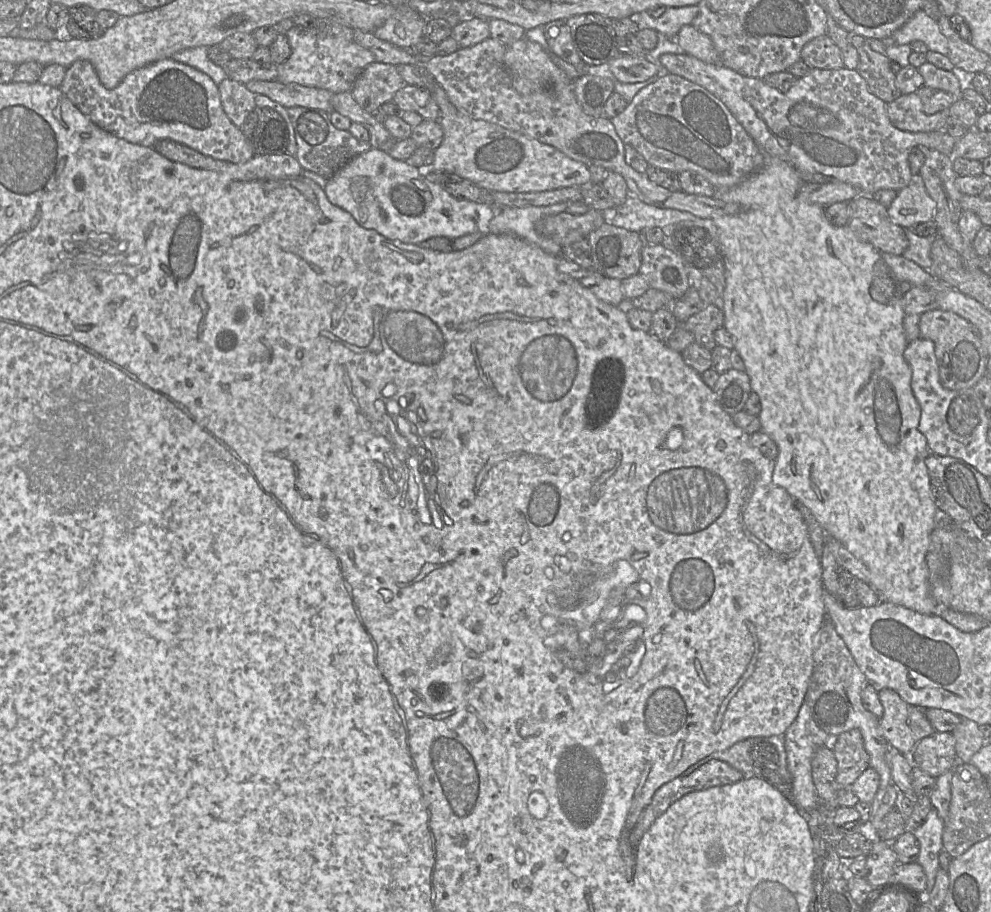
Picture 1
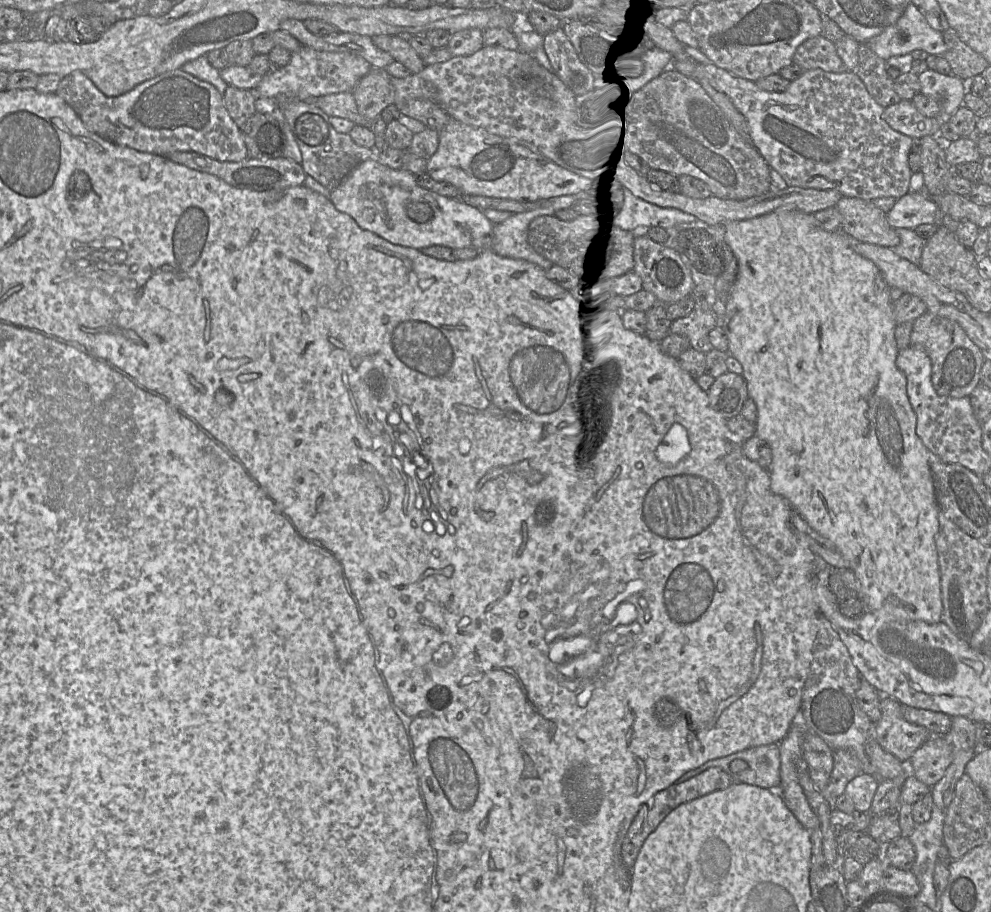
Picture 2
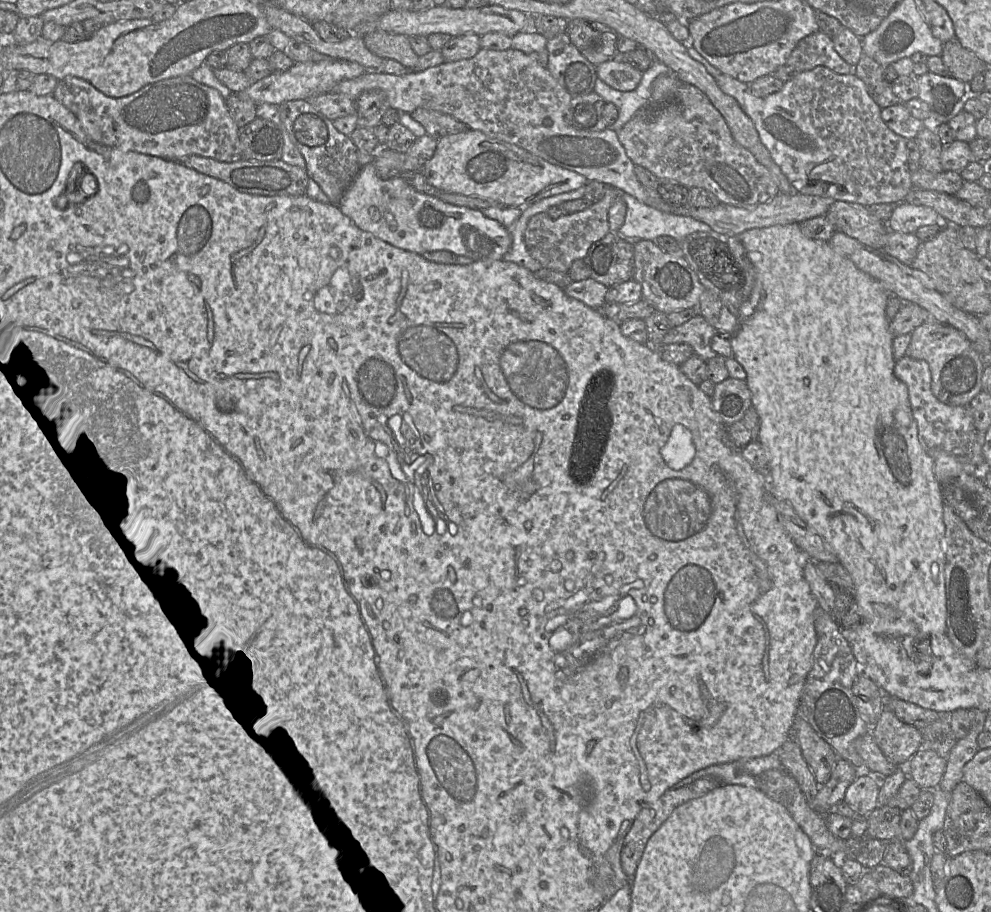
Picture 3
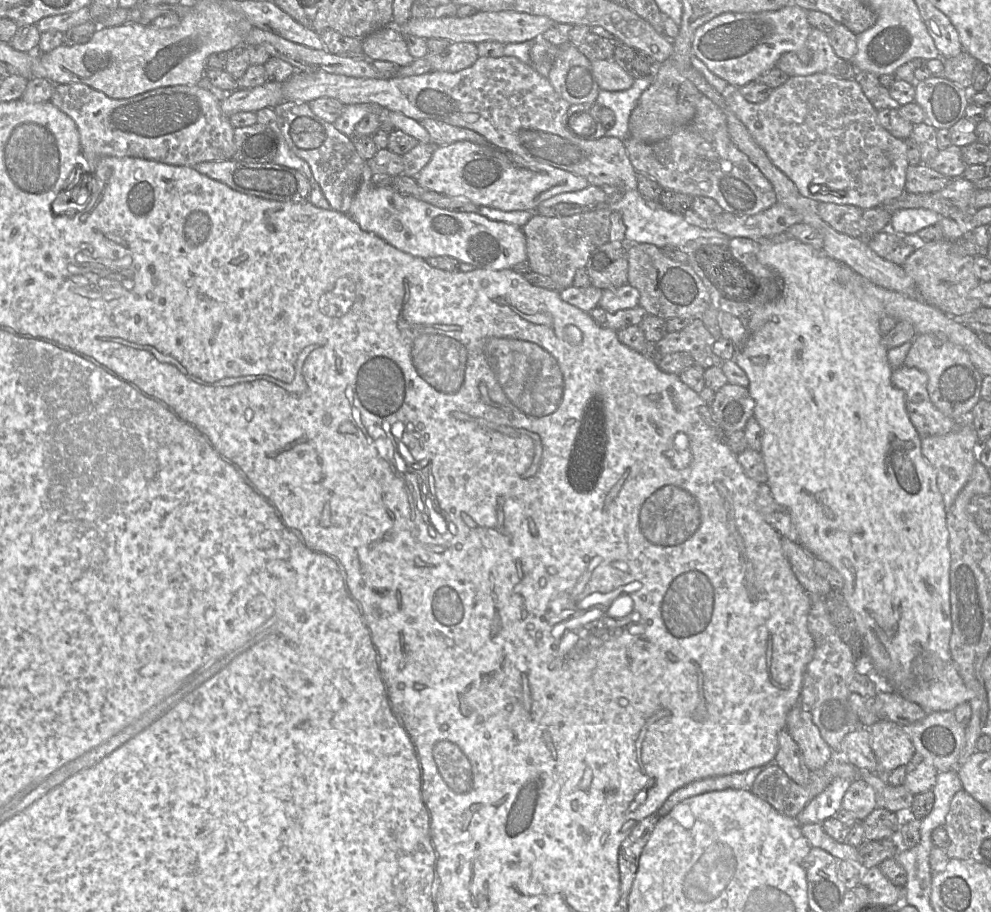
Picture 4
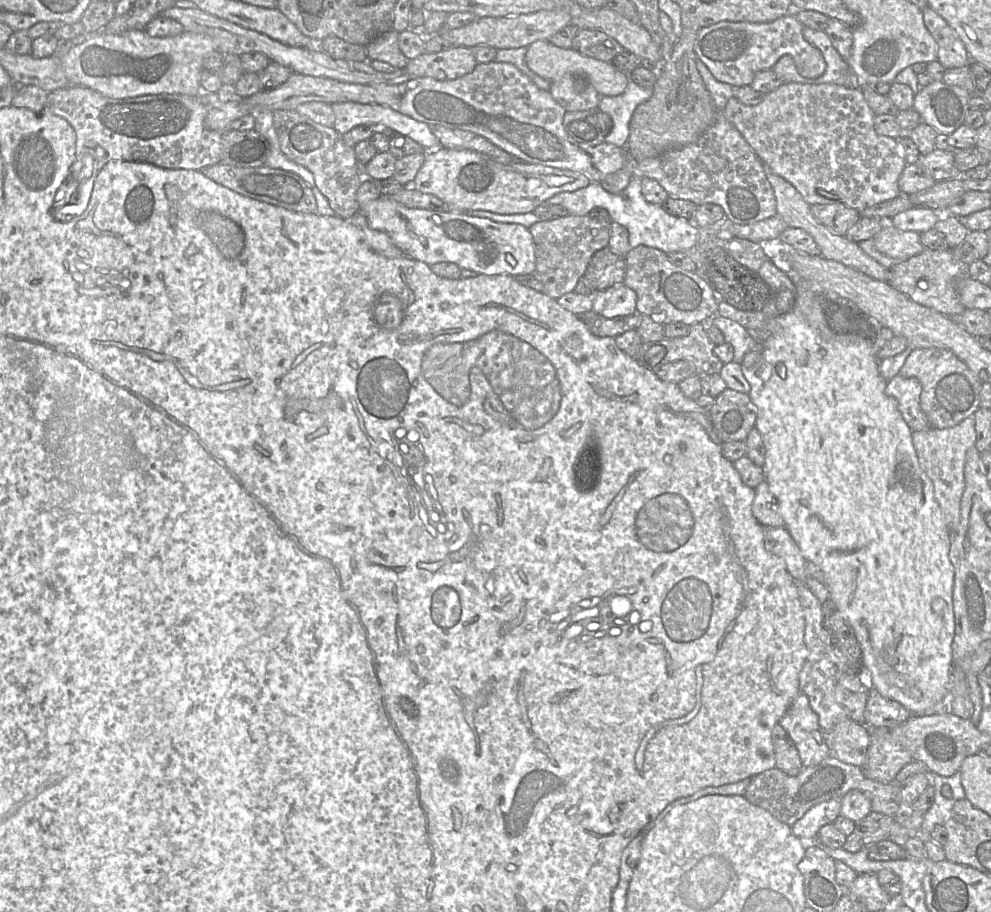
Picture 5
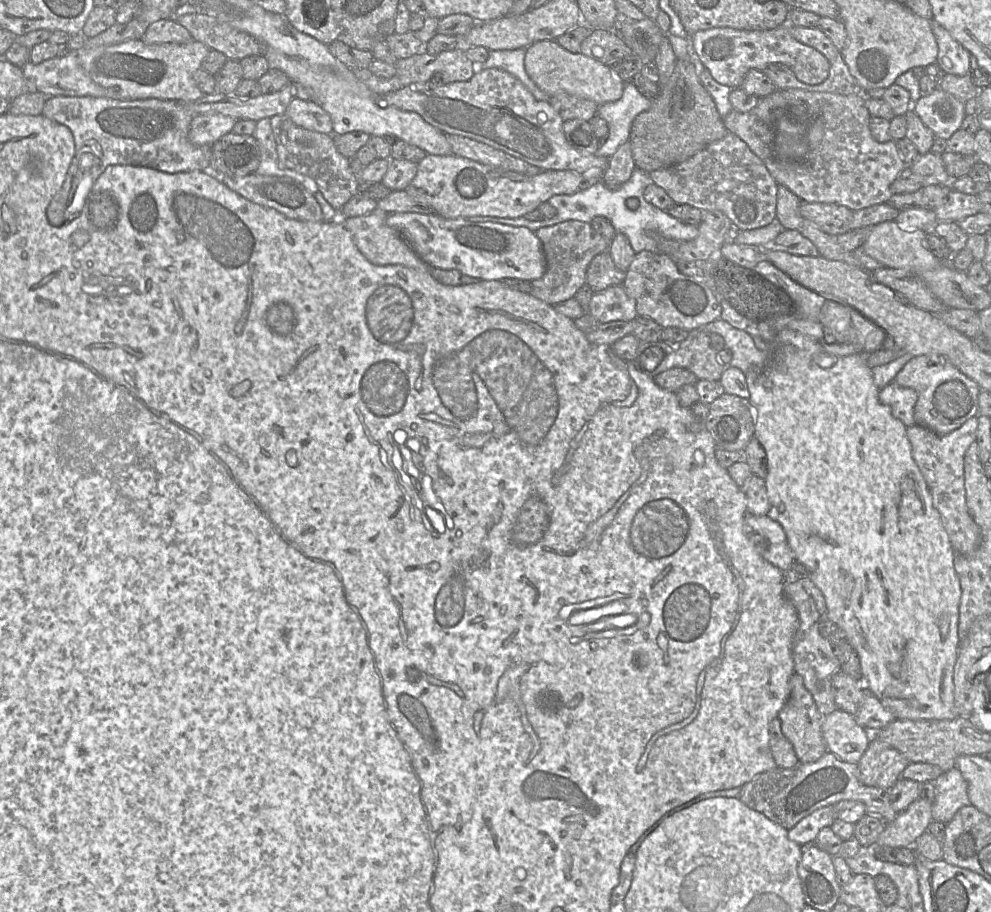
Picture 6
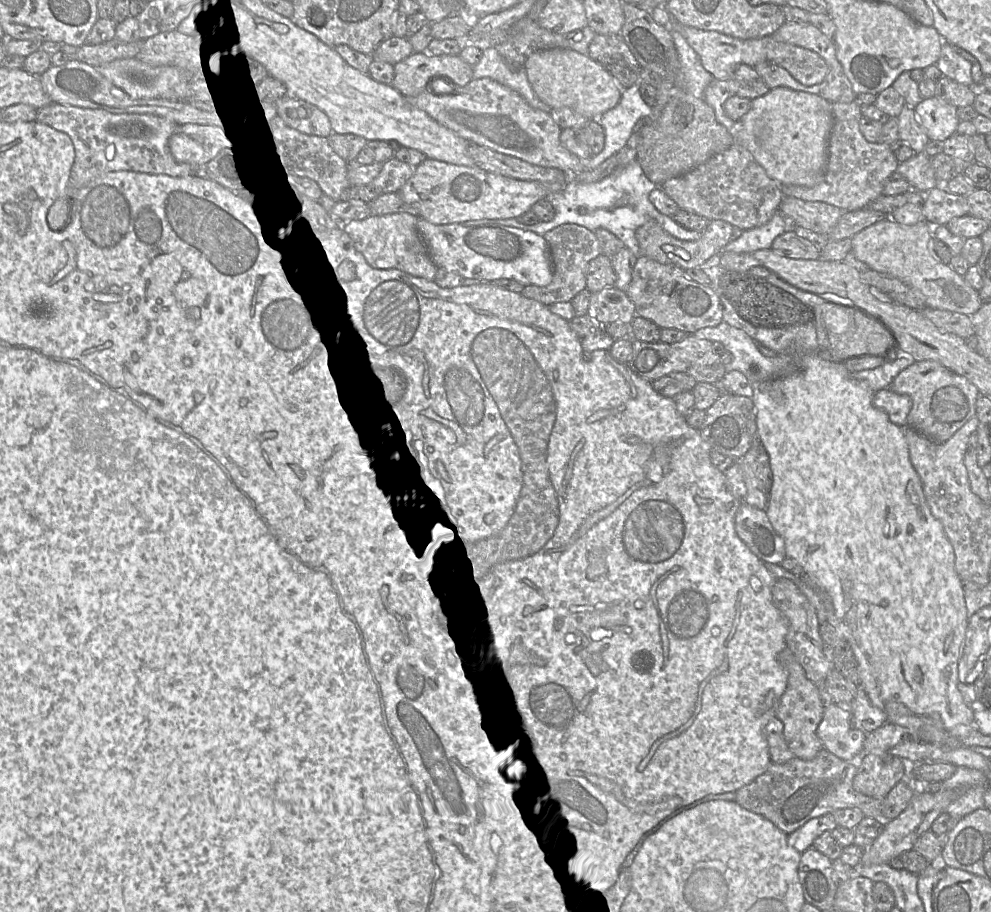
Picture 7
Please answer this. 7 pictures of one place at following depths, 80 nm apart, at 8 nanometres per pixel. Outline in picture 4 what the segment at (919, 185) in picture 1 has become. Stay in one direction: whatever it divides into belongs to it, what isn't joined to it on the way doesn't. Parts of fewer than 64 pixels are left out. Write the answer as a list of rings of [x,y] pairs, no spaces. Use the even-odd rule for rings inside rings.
[[[924,208],[901,209],[892,213],[889,229],[898,235],[913,236],[921,229],[933,226],[942,217]]]

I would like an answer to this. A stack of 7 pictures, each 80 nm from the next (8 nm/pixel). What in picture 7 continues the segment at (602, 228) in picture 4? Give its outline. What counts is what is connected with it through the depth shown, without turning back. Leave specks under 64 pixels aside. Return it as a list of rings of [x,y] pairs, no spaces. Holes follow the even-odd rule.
[[[566,223],[553,228],[543,235],[550,249],[553,279],[547,286],[526,285],[521,295],[537,300],[546,306],[558,302],[571,301],[586,288],[586,268],[591,260],[601,254],[601,247],[594,232],[589,229]]]

